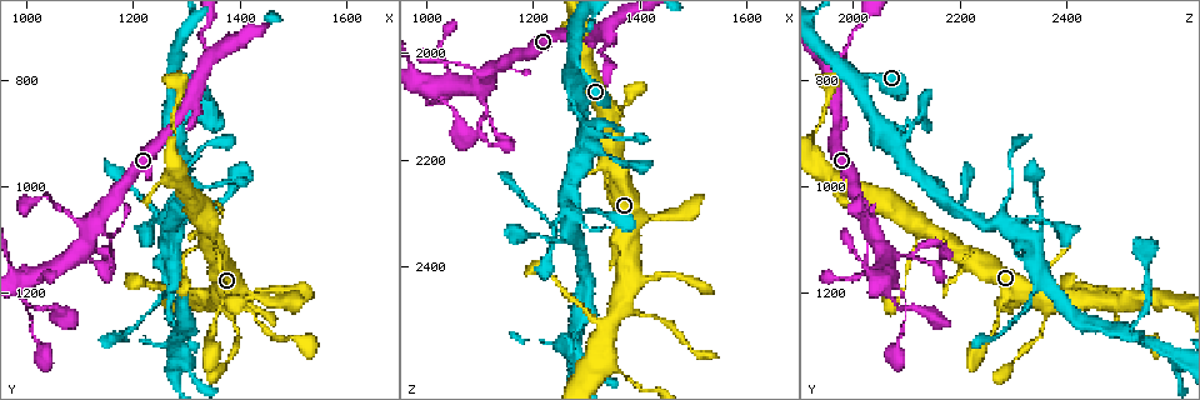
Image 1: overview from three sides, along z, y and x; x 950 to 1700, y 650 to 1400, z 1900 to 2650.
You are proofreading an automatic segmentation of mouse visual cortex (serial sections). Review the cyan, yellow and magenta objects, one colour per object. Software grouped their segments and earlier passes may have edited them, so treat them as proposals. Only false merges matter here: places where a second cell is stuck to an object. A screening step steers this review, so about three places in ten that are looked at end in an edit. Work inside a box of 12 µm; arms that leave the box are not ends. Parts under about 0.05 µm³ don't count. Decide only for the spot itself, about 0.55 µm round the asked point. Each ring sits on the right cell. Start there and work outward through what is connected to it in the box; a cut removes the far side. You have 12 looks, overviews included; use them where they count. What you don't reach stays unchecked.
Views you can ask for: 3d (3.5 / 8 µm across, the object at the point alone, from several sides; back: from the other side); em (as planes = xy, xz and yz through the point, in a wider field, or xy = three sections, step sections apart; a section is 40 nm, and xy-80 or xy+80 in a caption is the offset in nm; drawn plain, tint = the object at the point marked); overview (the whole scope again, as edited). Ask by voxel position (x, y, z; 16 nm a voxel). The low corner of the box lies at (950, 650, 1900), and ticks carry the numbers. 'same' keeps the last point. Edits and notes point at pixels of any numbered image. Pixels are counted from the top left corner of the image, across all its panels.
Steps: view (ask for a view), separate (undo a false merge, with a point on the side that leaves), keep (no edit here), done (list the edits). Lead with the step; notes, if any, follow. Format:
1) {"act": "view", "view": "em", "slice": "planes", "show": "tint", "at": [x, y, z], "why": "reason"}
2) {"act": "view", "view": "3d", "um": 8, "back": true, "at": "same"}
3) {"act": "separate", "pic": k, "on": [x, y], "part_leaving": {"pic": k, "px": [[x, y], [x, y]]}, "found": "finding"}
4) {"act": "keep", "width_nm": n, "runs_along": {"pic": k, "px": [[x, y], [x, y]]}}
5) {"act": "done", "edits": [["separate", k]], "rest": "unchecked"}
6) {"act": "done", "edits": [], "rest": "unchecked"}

{"act": "view", "view": "3d", "um": 3.5, "at": [1130, 1140, 2140], "why": "sharp bend"}

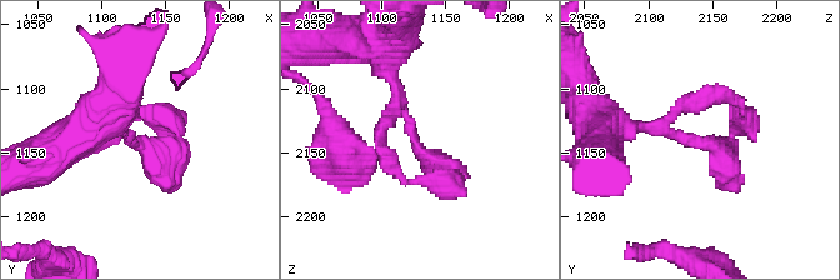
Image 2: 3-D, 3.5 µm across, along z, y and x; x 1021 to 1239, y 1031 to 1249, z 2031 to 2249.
{"act": "view", "view": "em", "slice": "xy", "step": 1, "show": "tint", "at": [1126, 1142, 2144], "why": "need the tissue"}

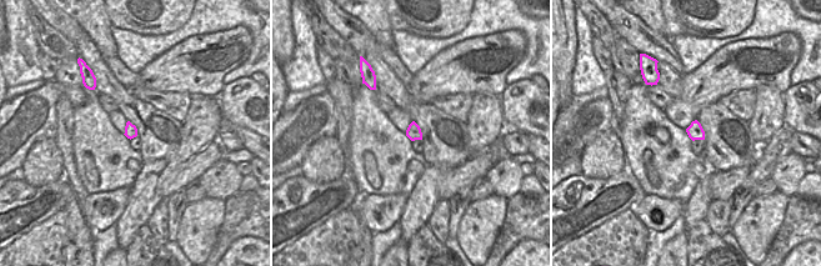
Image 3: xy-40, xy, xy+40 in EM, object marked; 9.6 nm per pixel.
{"act": "keep", "runs_along": {"pic": 2, "px": [[386, 74], [414, 144], [453, 166], [453, 183]]}, "found": "one cell here"}

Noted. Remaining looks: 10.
{"act": "view", "view": "3d", "um": 3.5, "at": [1055, 1030, 2020], "why": "abrupt turn"}

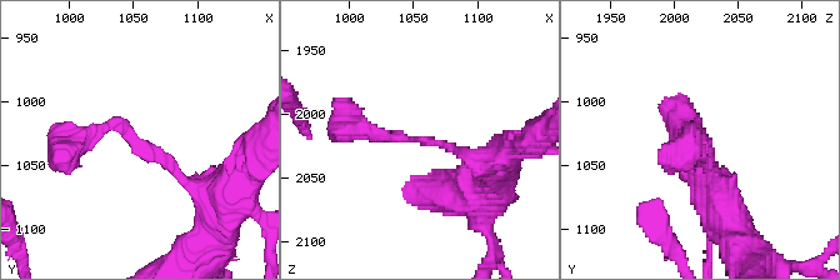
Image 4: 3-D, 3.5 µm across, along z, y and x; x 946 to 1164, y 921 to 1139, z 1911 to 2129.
{"act": "view", "view": "em", "slice": "xy", "step": 1, "show": "tint", "at": [1048, 1030, 2020], "arm_widths_nm": [150, 250]}

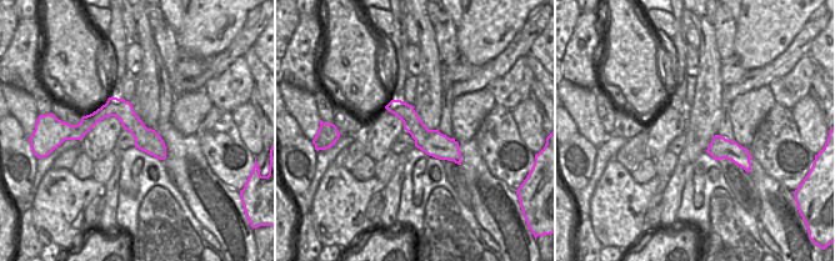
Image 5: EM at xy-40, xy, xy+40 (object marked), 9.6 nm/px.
{"act": "keep", "runs_along": {"pic": 5, "px": [[81, 125], [119, 111], [163, 155]]}, "found": "one cell here"}

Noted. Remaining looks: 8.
{"act": "view", "view": "3d", "um": 3.5, "back": true, "at": [1275, 800, 2010], "why": "side arm on a straight run"}

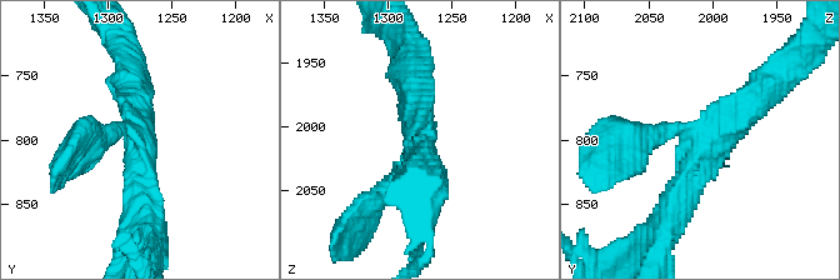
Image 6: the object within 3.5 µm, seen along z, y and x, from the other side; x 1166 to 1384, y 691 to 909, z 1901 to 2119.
{"act": "view", "view": "em", "slice": "xy", "step": 3, "show": "tint", "at": [1280, 802, 2008], "arms": 3, "arm_widths_nm": [200, 400, 400]}

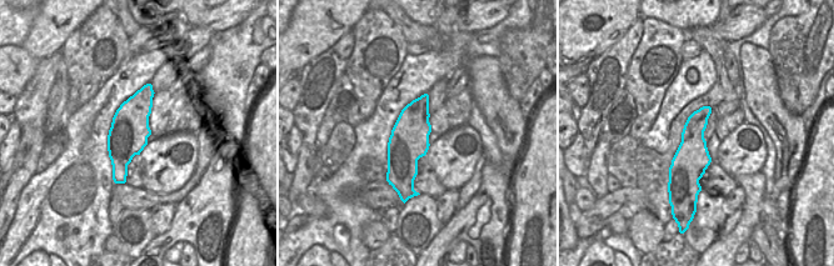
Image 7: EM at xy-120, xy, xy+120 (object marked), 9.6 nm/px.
{"act": "keep", "width_nm": 380, "runs_along": {"pic": 6, "px": [[93, 134], [135, 134], [143, 218]]}, "found": "continuous, no second cell"}

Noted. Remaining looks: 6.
{"act": "view", "view": "3d", "um": 8, "at": [1275, 905, 2060], "why": "abrupt turn"}

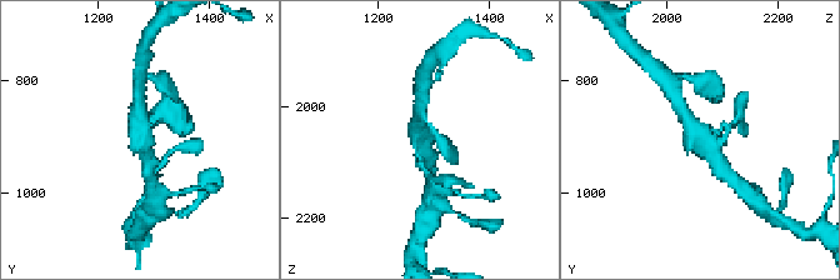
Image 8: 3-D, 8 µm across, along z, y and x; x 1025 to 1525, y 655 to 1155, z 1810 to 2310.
{"act": "view", "view": "3d", "um": 3.5, "at": [1275, 910, 2065], "why": "closer look"}

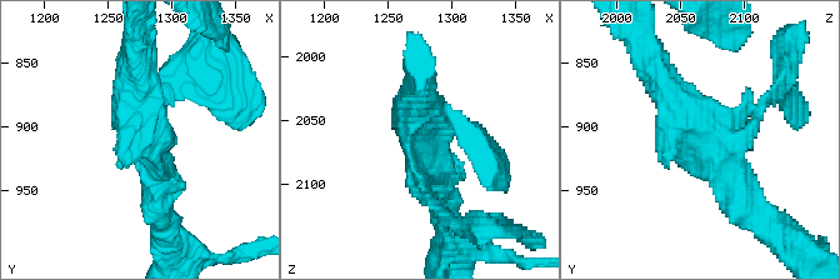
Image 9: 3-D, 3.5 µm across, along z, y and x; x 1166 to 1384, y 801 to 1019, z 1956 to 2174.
{"act": "view", "view": "em", "slice": "planes", "show": "tint", "at": [1274, 906, 2060], "why": "now the EM"}

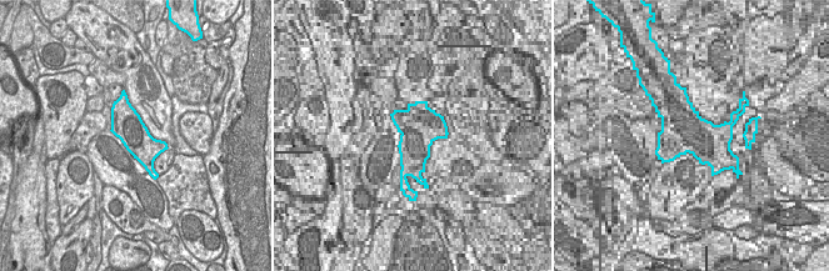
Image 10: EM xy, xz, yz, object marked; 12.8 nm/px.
{"act": "keep", "runs_along": {"pic": 9, "px": [[653, 66], [740, 200]]}, "found": "one cell here"}

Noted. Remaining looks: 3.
{"act": "view", "view": "3d", "um": 3.5, "at": [1260, 1205, 2335], "why": "calibre changes"}

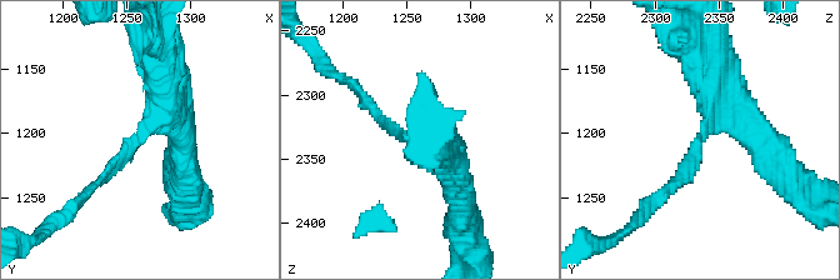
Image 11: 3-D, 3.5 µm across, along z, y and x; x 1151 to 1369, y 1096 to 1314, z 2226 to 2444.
{"act": "view", "view": "em", "slice": "xy", "step": 1, "show": "tint", "at": [1254, 1206, 2334], "why": "now the EM"}

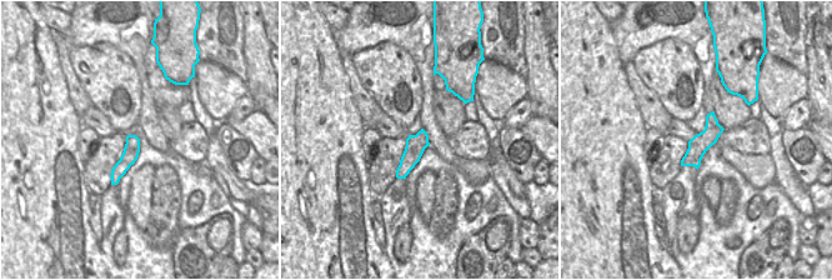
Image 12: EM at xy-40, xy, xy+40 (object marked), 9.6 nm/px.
{"act": "keep", "arm_widths_nm": [100, 350], "runs_along": {"pic": 11, "px": [[171, 80], [163, 115], [83, 195]]}, "found": "one cell here"}

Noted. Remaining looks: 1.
{"act": "done", "edits": [], "rest": "unchecked"}

